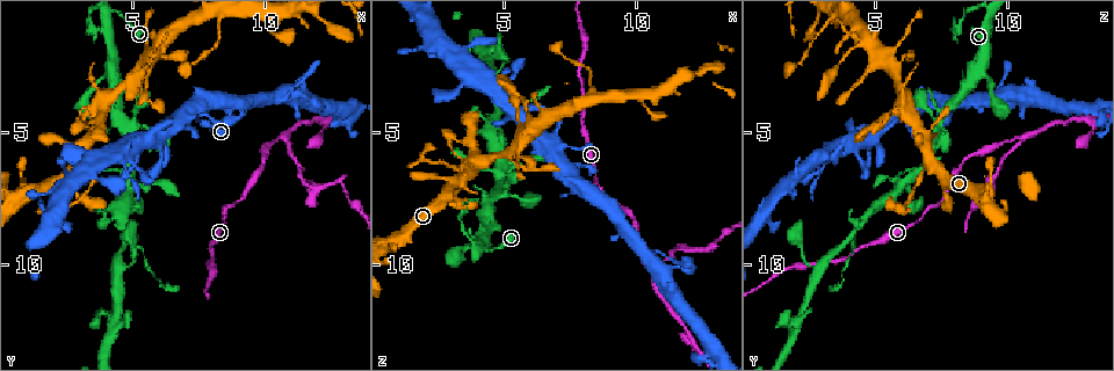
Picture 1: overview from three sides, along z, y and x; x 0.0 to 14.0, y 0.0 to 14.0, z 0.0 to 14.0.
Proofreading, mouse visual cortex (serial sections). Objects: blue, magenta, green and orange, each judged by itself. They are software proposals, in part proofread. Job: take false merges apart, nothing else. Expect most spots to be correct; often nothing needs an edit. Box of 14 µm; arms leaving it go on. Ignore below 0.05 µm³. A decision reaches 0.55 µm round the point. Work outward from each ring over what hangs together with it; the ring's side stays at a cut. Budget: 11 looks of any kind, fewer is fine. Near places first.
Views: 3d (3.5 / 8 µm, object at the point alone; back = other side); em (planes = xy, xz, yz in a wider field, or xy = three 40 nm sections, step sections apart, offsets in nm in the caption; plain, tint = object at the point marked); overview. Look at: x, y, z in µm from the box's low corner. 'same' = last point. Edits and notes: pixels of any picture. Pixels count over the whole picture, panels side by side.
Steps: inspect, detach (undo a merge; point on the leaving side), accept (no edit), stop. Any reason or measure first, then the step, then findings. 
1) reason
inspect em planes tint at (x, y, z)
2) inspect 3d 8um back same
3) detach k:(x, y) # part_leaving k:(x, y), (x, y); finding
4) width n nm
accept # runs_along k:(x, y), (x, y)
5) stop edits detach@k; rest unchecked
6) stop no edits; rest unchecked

abrupt turn
inspect 3d 3.5um at (3.0, 6.1, 7.1)

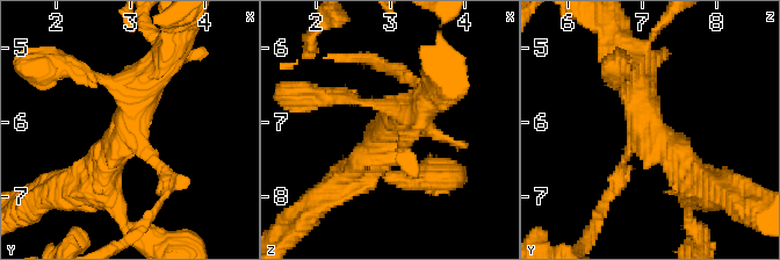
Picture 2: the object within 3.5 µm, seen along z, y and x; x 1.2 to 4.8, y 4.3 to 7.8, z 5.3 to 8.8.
arms 3; arm_widths 150, 400, 450 nm
inspect em xy step 3 tint at (3.00, 6.10, 7.15)

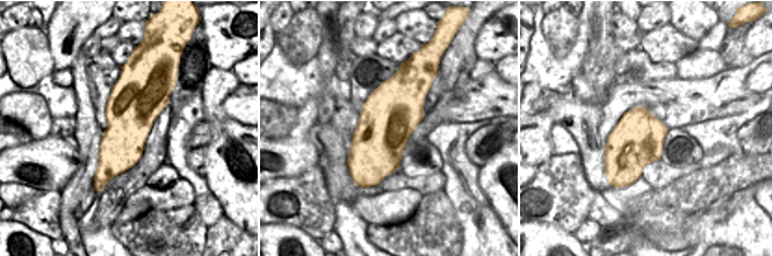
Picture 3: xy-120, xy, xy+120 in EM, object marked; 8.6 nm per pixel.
width 500 nm
accept # runs_along 2:(94, 181), (161, 63); one cell here

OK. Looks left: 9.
narrows sharply
inspect 3d 8um at (9.9, 6.1, 8.3)

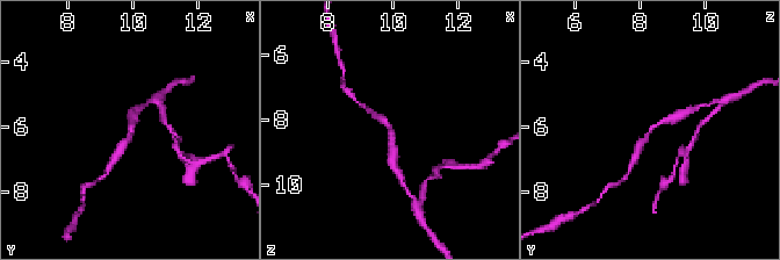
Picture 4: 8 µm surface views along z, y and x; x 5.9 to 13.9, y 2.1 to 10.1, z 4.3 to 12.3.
inspect 3d 3.5um back at (9.9, 6.2, 8.3)

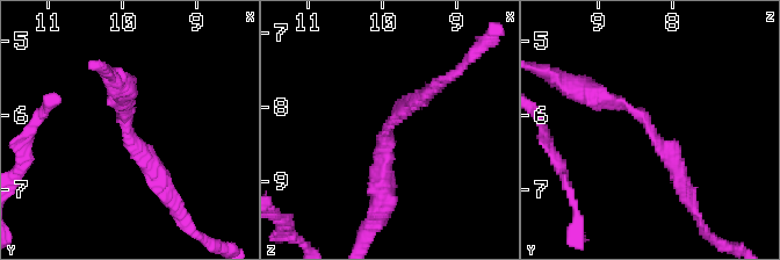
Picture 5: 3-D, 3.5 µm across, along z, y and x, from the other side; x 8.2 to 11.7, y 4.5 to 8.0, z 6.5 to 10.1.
arm_widths 200, 250 nm
inspect em xy step 3 tint at (9.95, 6.15, 8.35)

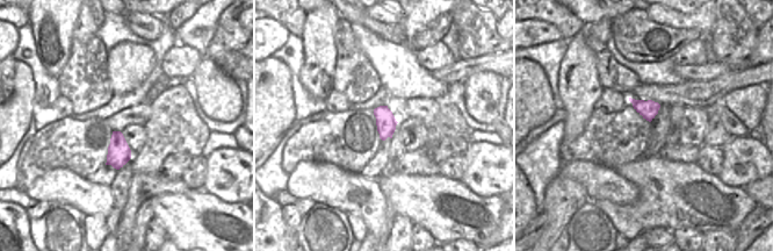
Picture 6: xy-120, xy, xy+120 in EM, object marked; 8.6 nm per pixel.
accept # runs_along 5:(683, 188), (637, 113), (584, 92); one cell here

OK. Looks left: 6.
inspect 3d 3.5um at (10.7, 5.2, 10.5)

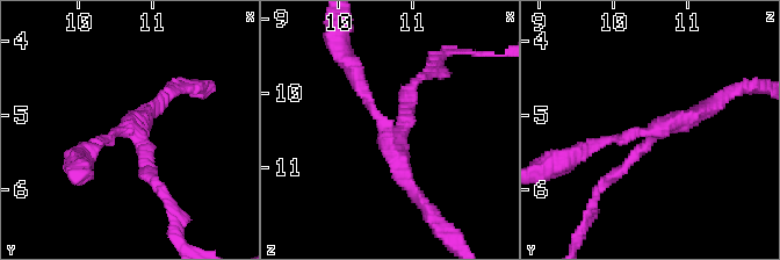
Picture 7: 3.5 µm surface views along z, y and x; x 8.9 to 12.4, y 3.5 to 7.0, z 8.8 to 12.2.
inspect em xy step 3 plain at (10.70, 5.25, 10.50)

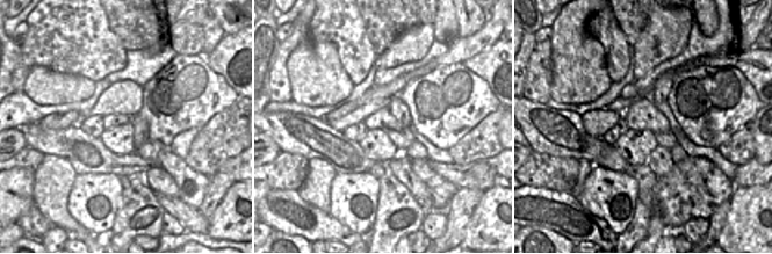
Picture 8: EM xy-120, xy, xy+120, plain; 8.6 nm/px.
inspect em xy step 3 tint same

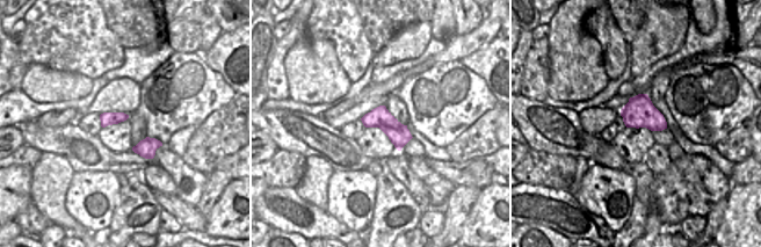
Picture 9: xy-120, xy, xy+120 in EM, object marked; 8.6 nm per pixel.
width 180 nm
accept # runs_along 7:(353, 70), (413, 192); continuous, no second cell

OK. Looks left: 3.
inspect 3d 3.5um at (4.9, 5.0, 7.4)

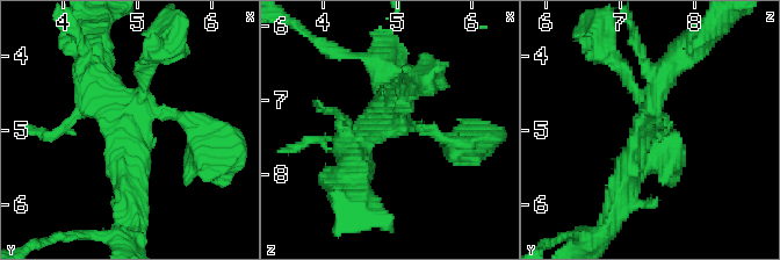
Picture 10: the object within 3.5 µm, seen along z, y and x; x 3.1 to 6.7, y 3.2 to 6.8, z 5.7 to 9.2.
arms 4; arm_widths 150, 150, 300, 350 nm
inspect em xy step 3 tint at (4.75, 4.90, 7.40)

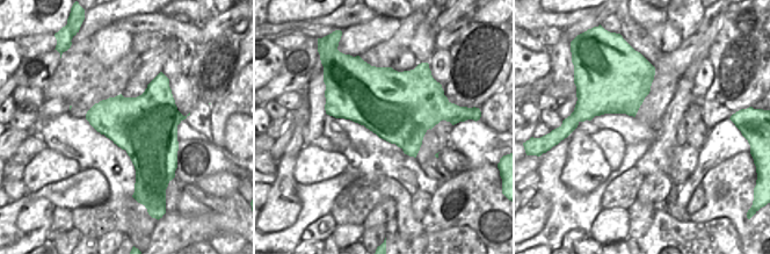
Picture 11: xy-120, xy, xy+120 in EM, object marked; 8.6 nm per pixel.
accept # runs_along 10:(678, 59), (642, 127), (627, 192); one cell here

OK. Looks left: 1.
stop no edits; rest unchecked

